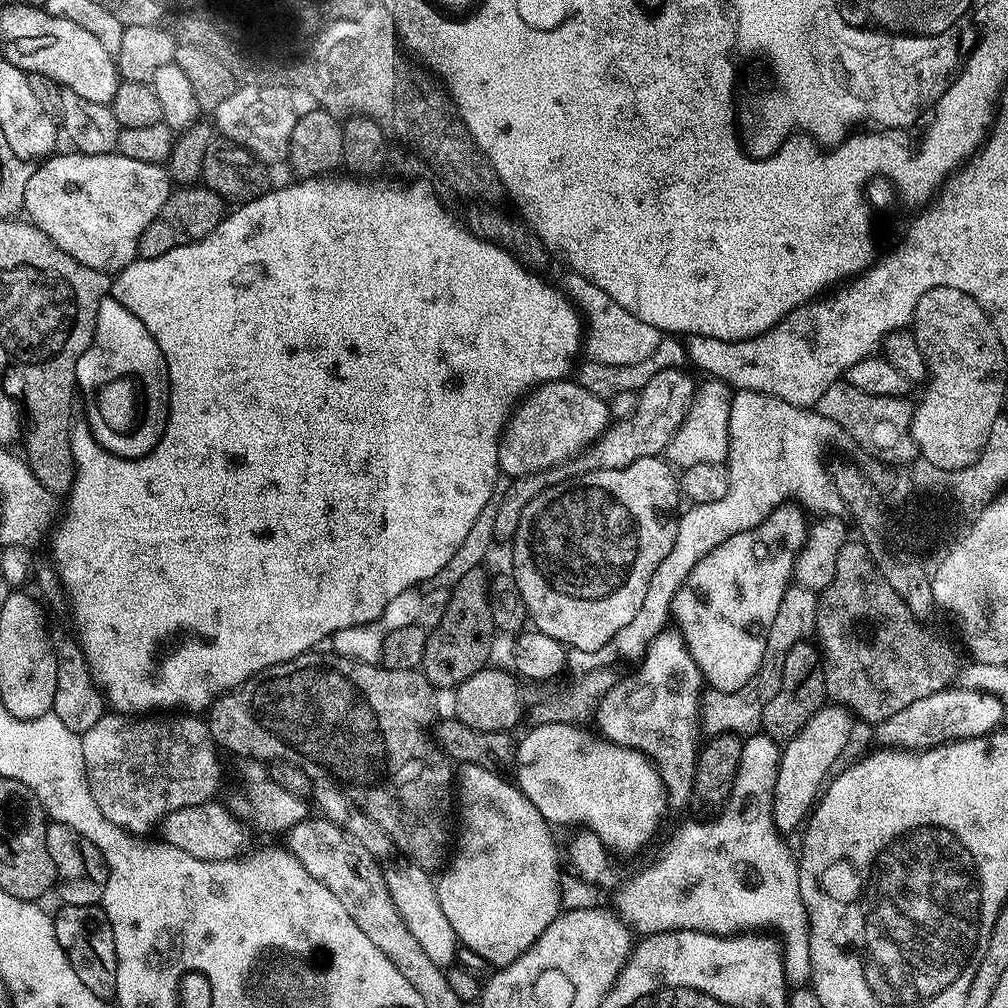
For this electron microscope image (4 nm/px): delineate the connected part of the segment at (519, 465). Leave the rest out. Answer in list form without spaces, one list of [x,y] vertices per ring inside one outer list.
[[[575,379],[549,381],[513,413],[502,437],[501,473],[508,478],[545,474],[592,448],[609,428],[609,401],[590,394]]]

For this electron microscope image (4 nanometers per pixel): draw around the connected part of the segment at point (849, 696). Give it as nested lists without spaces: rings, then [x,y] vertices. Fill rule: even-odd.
[[[849,539],[848,544],[842,546],[838,563],[834,565],[834,582],[830,582],[819,597],[814,636],[822,653],[825,695],[833,705],[875,726],[893,718],[900,710],[906,710],[906,706],[918,702],[918,698],[930,698],[930,694],[938,694],[957,683],[962,660],[938,633],[924,625],[927,623],[916,616],[906,602],[902,602],[898,590],[882,578],[859,539]]]

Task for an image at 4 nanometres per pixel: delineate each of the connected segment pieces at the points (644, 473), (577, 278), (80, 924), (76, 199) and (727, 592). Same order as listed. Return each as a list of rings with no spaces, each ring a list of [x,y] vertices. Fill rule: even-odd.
[[[660,456],[638,458],[638,462],[630,462],[630,466],[626,466],[625,468],[615,468],[614,470],[598,470],[596,468],[593,472],[581,471],[579,475],[574,477],[573,480],[564,480],[561,484],[554,485],[553,488],[552,485],[545,487],[544,492],[538,494],[538,498],[534,498],[534,502],[530,502],[530,506],[526,506],[526,510],[522,510],[522,522],[518,522],[518,530],[510,541],[510,548],[512,548],[512,571],[510,571],[510,576],[515,581],[517,590],[521,592],[522,602],[525,603],[525,608],[528,611],[527,619],[535,631],[556,639],[558,643],[564,645],[568,650],[602,650],[602,646],[611,644],[612,639],[618,634],[618,630],[622,630],[622,626],[628,625],[634,619],[634,614],[638,614],[638,609],[642,607],[642,602],[646,598],[646,586],[650,586],[650,578],[654,578],[654,570],[658,570],[658,566],[662,563],[662,558],[666,558],[666,554],[670,554],[670,550],[674,546],[674,538],[676,537],[676,522],[678,519],[678,507],[676,508],[676,503],[681,503],[682,493],[677,473],[674,471],[672,465],[668,463],[667,459]]]
[[[569,271],[562,283],[563,291],[576,304],[583,314],[588,331],[588,344],[592,346],[591,356],[597,363],[612,366],[628,366],[650,357],[660,345],[662,334],[654,326],[634,318],[628,310],[624,310],[614,298],[600,286],[594,285],[589,279],[576,272]]]
[[[60,904],[57,909],[52,922],[54,934],[70,966],[74,966],[74,974],[78,974],[78,978],[82,978],[82,983],[93,994],[98,994],[98,998],[111,1001],[116,995],[116,951],[114,930],[106,918],[103,907],[95,904],[90,906]]]
[[[68,150],[65,156],[53,154],[39,166],[33,167],[30,182],[26,182],[24,212],[42,234],[49,236],[59,248],[66,250],[70,258],[82,262],[99,272],[115,274],[131,264],[138,256],[138,242],[142,230],[158,218],[158,210],[166,206],[174,191],[174,181],[164,164],[138,162],[116,152],[106,154],[82,154]]]
[[[795,503],[779,504],[766,519],[762,522],[758,522],[758,526],[754,526],[750,530],[742,530],[742,534],[734,534],[730,538],[726,538],[726,542],[722,542],[717,548],[710,550],[710,554],[703,556],[694,566],[694,570],[690,570],[690,574],[686,578],[684,585],[678,590],[678,594],[674,594],[672,616],[674,617],[675,625],[678,627],[678,630],[683,633],[684,641],[692,657],[698,662],[700,673],[704,675],[705,685],[707,685],[709,689],[718,692],[742,690],[742,686],[746,686],[746,682],[750,682],[750,678],[754,678],[754,674],[758,674],[758,670],[762,666],[762,658],[768,649],[770,626],[774,626],[774,617],[778,614],[778,605],[782,603],[782,594],[786,594],[786,590],[793,583],[794,577],[792,571],[796,566],[796,559],[808,538],[810,520],[809,517],[806,518],[804,515],[806,515],[805,509],[797,506]]]

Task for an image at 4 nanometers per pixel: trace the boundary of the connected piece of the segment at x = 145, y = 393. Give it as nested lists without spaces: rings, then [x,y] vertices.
[[[111,298],[98,306],[96,333],[92,344],[76,363],[76,382],[82,393],[82,400],[88,403],[88,424],[96,443],[104,447],[105,452],[114,452],[125,460],[135,460],[152,451],[152,447],[162,438],[168,421],[168,371],[158,350],[158,342],[150,338],[150,330],[122,306],[122,302]]]

